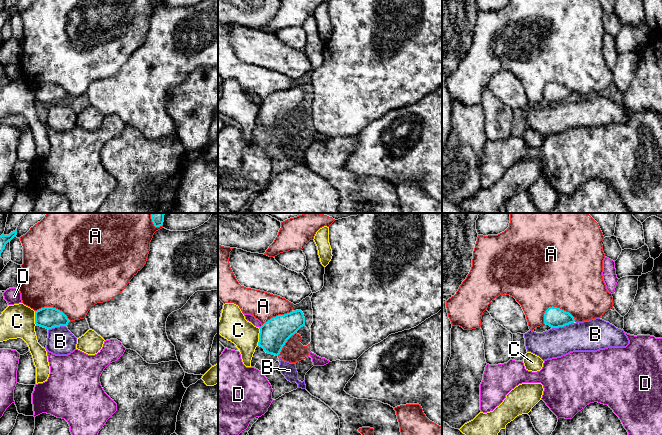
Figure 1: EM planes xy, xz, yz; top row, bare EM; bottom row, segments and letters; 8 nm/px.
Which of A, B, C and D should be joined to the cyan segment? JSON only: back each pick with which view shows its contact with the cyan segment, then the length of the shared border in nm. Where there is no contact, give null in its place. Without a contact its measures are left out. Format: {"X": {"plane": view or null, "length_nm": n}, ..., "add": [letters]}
{"add": []}

